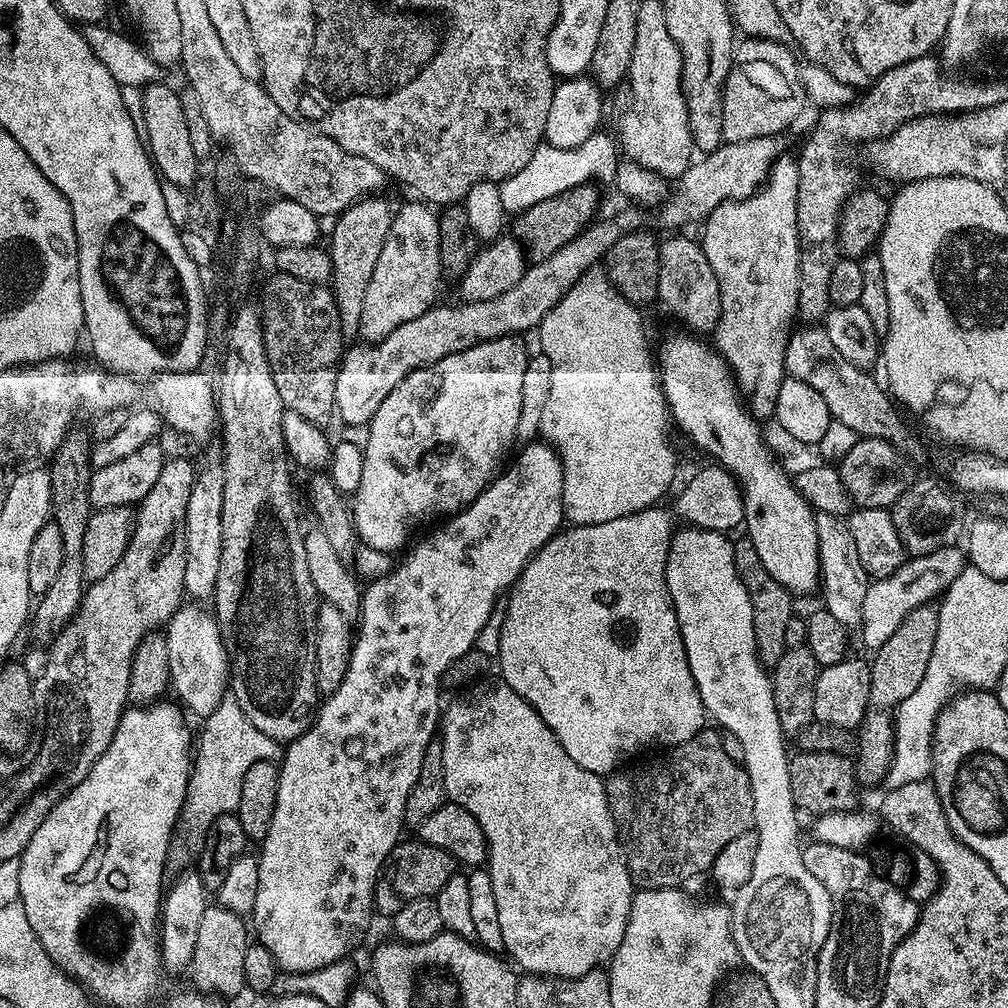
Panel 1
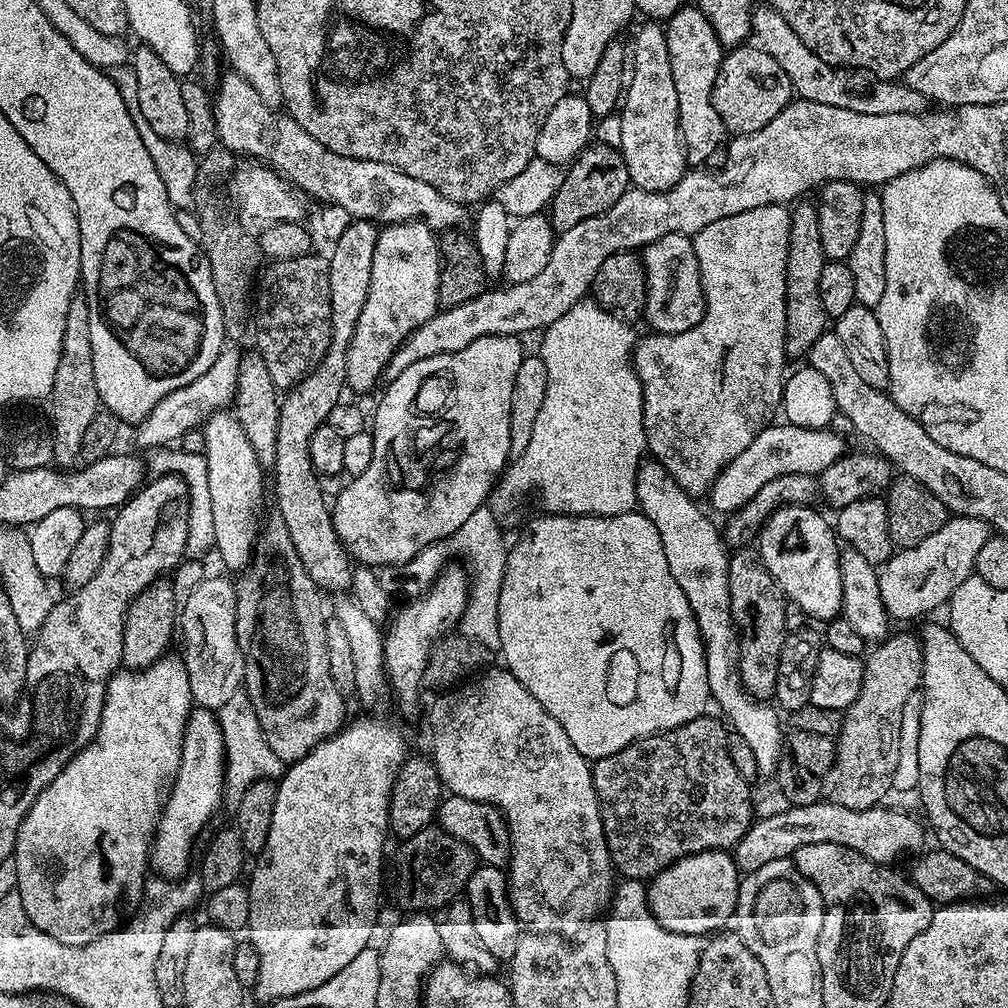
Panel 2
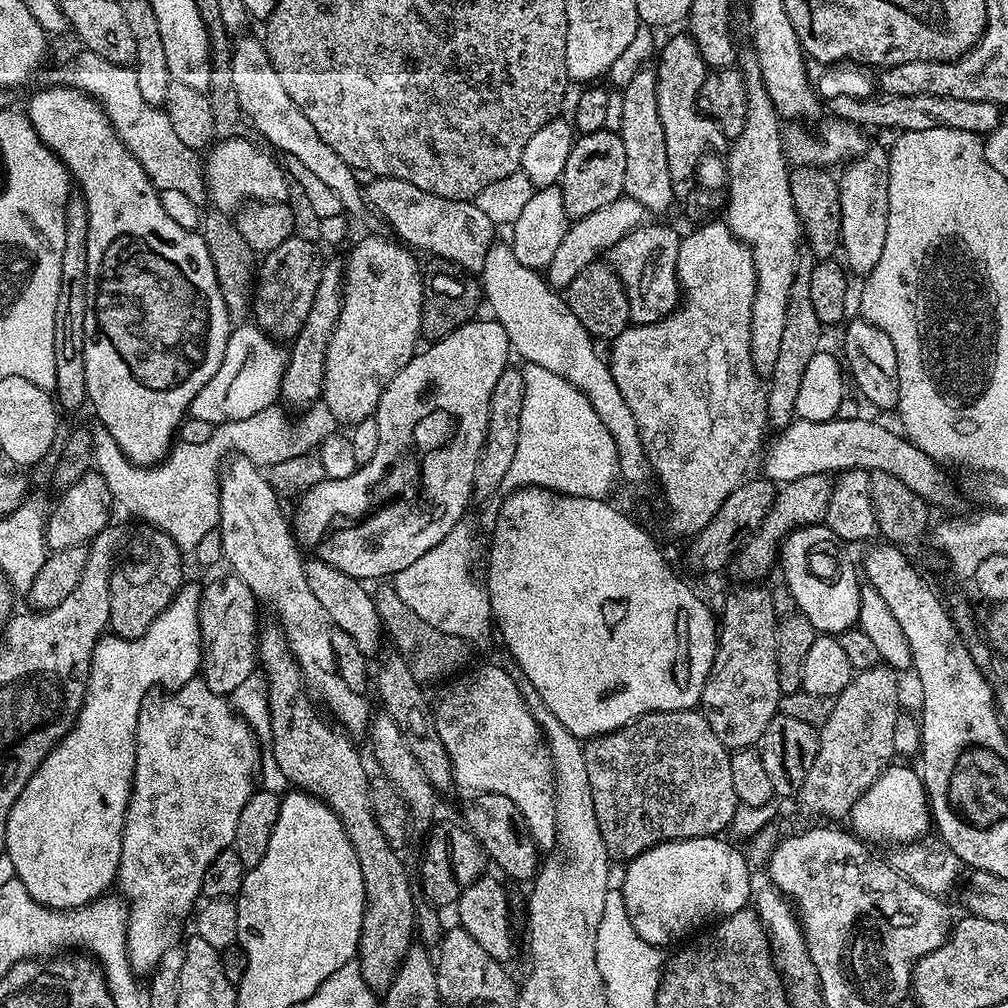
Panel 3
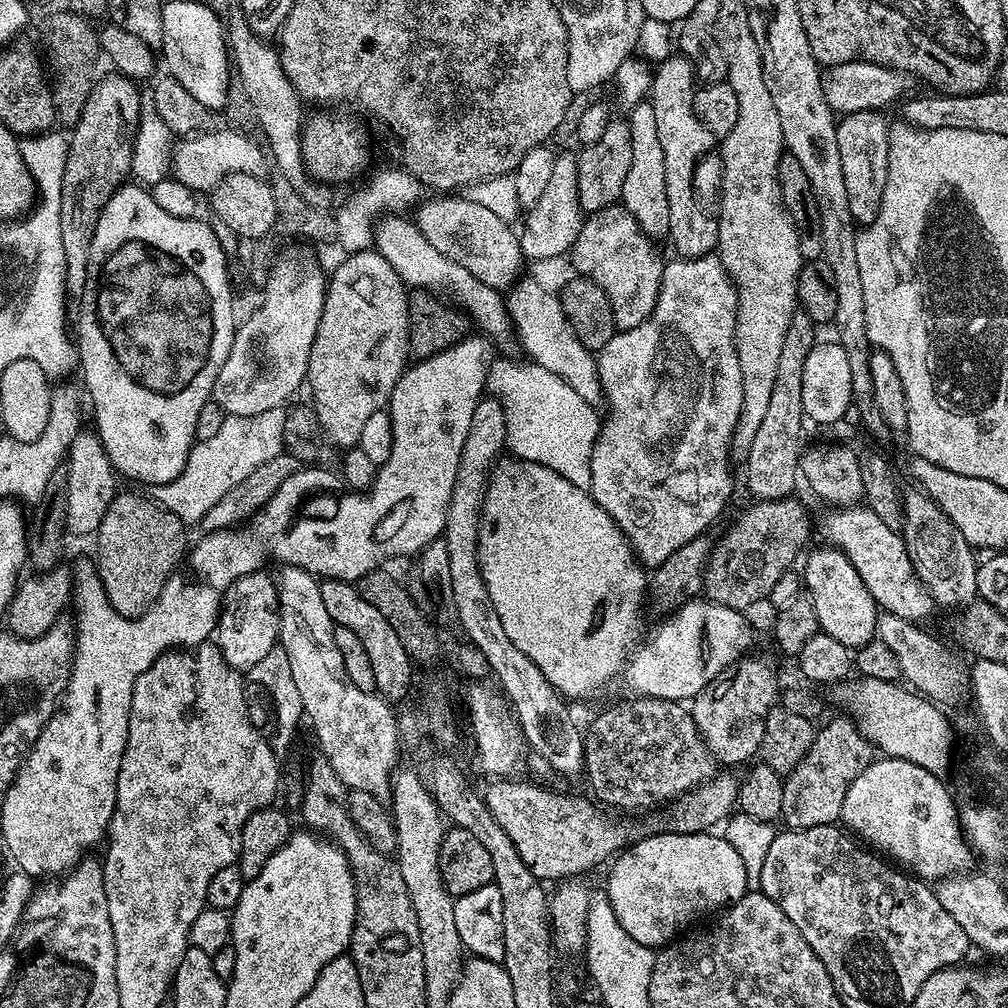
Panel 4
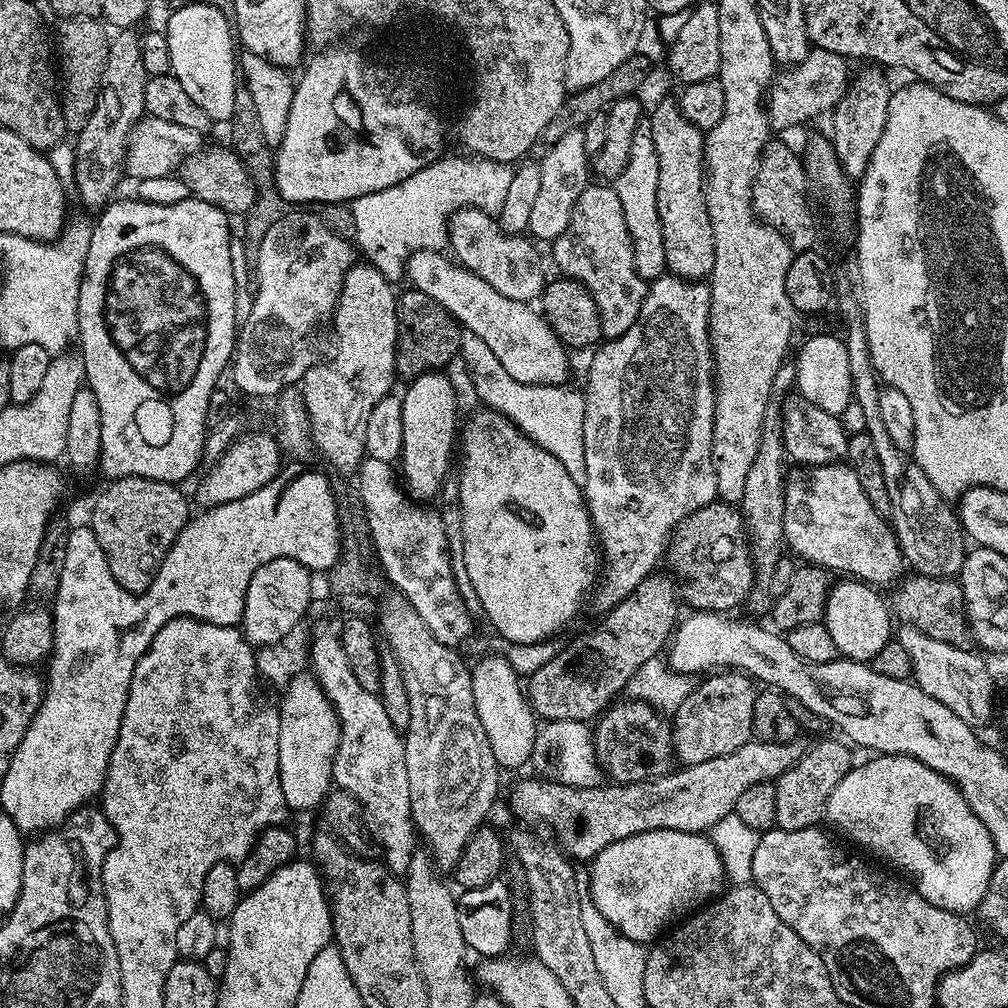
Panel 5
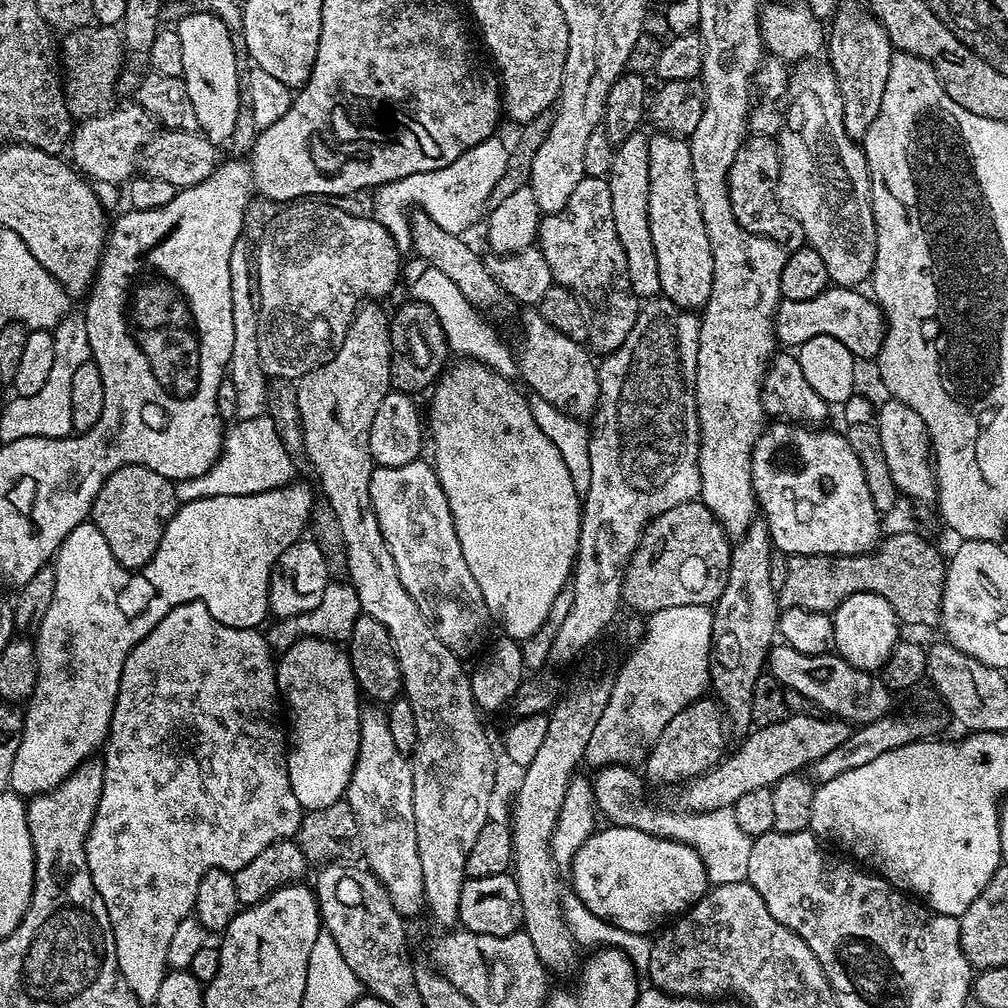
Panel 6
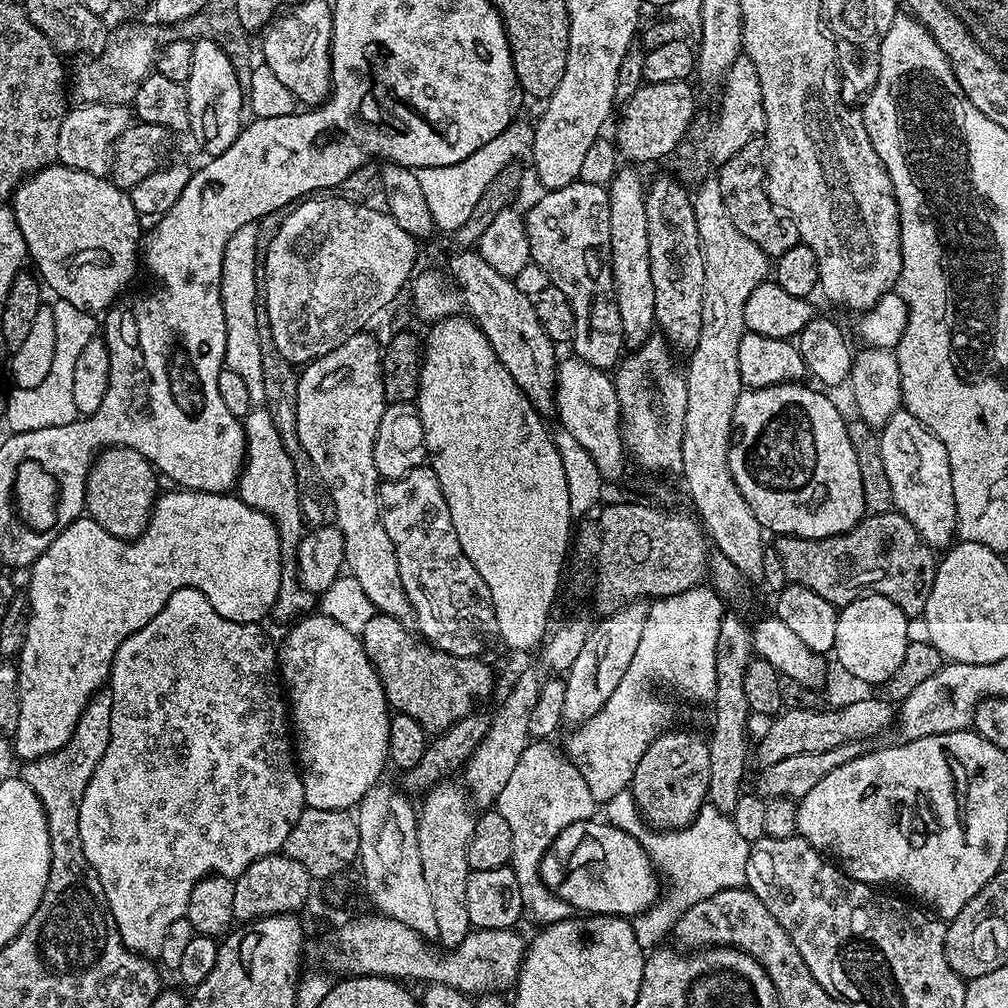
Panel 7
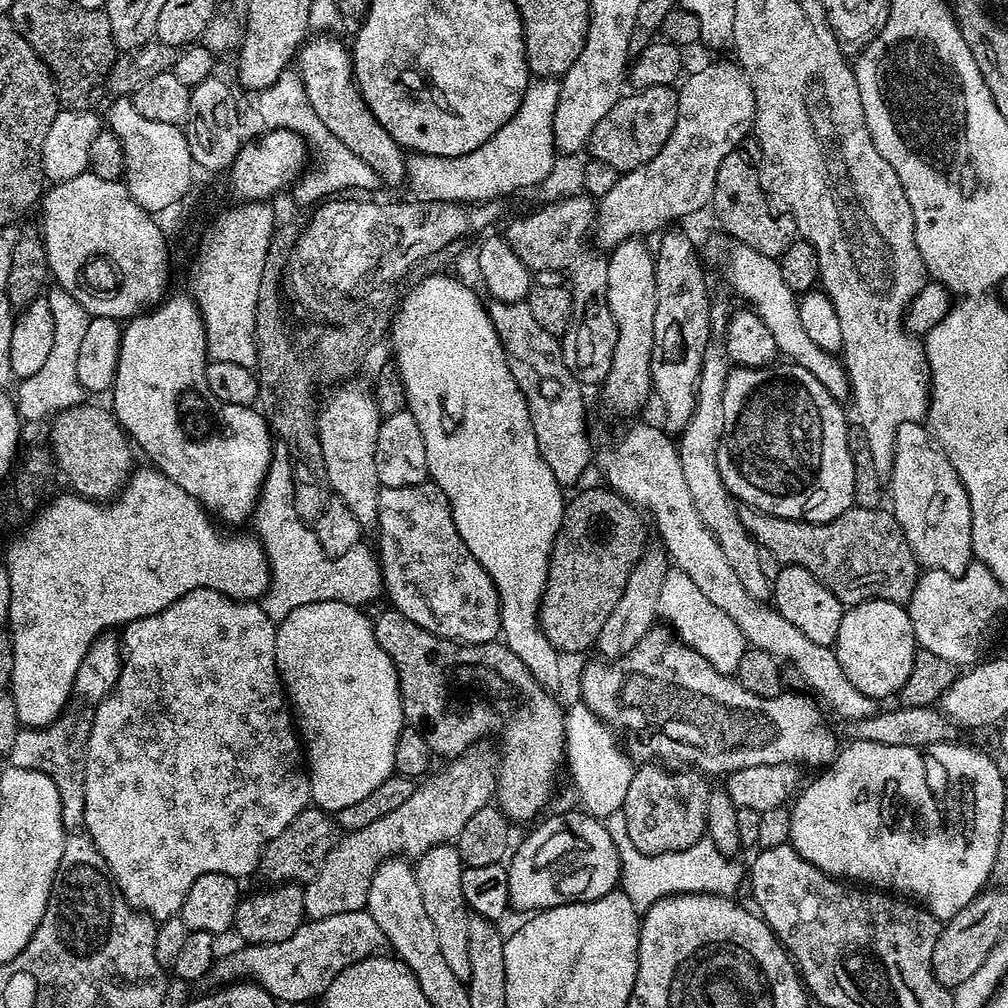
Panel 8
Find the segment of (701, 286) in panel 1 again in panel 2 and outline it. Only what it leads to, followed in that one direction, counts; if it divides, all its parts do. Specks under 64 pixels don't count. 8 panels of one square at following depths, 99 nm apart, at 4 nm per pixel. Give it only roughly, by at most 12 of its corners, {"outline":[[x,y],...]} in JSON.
{"outline":[[666,234],[643,249],[653,333],[702,322],[693,237]]}

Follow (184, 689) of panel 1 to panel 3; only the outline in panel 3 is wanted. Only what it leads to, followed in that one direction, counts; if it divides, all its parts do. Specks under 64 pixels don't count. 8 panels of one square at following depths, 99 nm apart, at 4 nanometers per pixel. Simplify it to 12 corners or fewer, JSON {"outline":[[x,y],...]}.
{"outline":[[203,589],[202,676],[228,698],[258,668],[256,596]]}

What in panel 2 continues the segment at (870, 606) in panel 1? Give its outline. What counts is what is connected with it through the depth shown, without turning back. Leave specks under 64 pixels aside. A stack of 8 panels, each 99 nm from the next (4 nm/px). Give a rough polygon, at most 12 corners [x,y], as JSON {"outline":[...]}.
{"outline":[[953,515],[879,569],[889,617],[943,609],[990,526]]}

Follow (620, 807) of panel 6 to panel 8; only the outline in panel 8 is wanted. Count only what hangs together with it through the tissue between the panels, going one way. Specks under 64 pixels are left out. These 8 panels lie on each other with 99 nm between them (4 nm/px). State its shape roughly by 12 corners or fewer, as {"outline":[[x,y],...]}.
{"outline":[[623,810],[603,817],[637,913],[667,896],[735,897],[739,859],[710,839],[646,854]]}

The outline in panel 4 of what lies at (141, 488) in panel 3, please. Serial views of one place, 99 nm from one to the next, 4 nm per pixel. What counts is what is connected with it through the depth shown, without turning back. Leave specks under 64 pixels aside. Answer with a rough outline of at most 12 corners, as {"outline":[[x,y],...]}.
{"outline":[[286,412],[225,415],[151,489],[185,524],[283,453]]}

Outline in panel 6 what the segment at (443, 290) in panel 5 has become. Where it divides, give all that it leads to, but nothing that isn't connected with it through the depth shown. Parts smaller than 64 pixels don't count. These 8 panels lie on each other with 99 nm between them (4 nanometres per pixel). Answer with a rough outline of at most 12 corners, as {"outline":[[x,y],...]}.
{"outline":[[539,314],[520,320],[518,376],[577,418],[600,397],[593,353]]}

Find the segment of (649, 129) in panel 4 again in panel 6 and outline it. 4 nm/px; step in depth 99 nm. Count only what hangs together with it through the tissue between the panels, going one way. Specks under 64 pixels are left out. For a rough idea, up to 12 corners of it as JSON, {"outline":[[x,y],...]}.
{"outline":[[648,136],[615,145],[606,177],[637,298],[661,295],[650,239]]}

